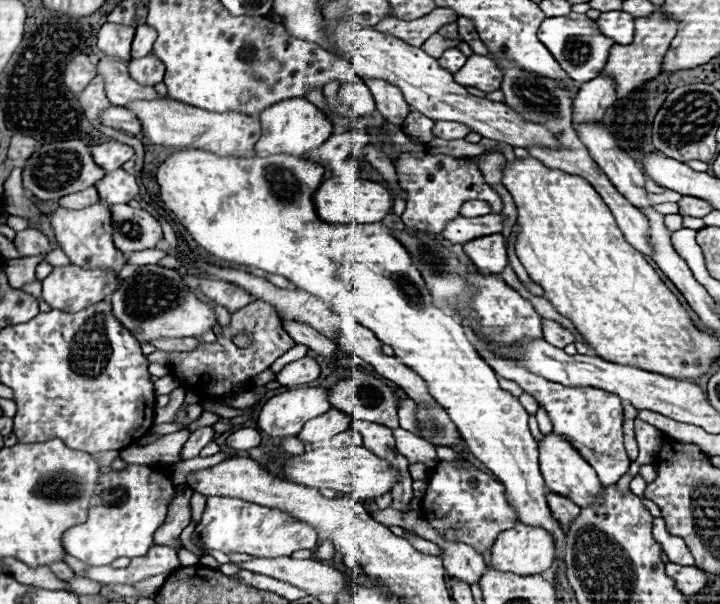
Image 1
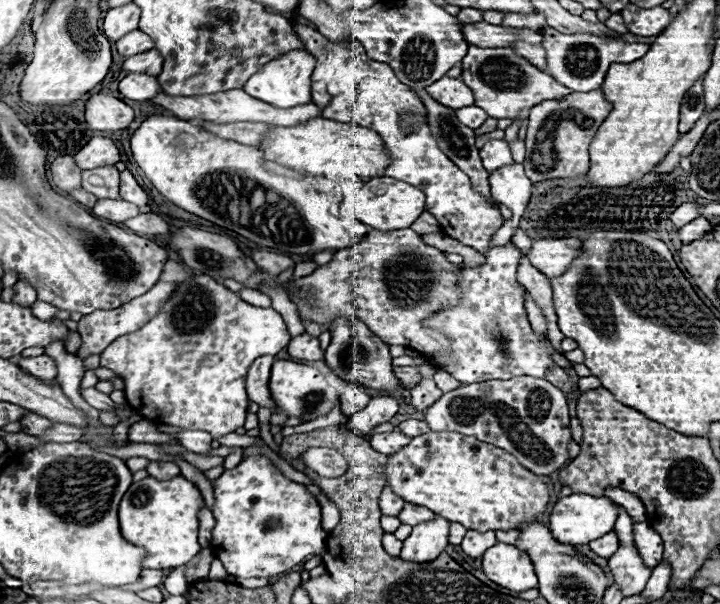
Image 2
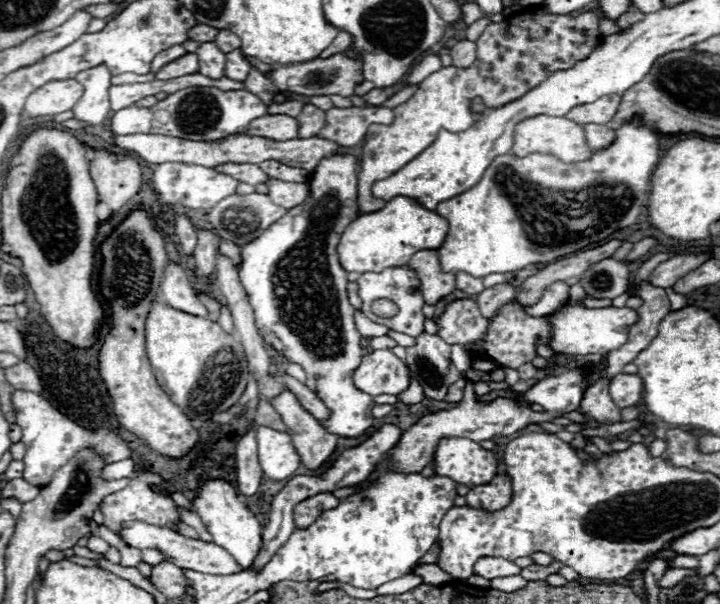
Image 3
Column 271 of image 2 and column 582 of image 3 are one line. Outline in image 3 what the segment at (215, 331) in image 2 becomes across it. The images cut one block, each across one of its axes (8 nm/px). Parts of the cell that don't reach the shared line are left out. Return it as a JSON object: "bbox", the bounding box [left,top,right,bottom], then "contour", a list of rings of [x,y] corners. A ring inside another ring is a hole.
{"bbox":[550,306,638,354],"contour":[[[566,306],[564,310],[556,310],[550,316],[550,324],[552,324],[550,348],[556,354],[606,354],[620,348],[626,342],[628,330],[636,320],[638,314],[632,308]]]}

